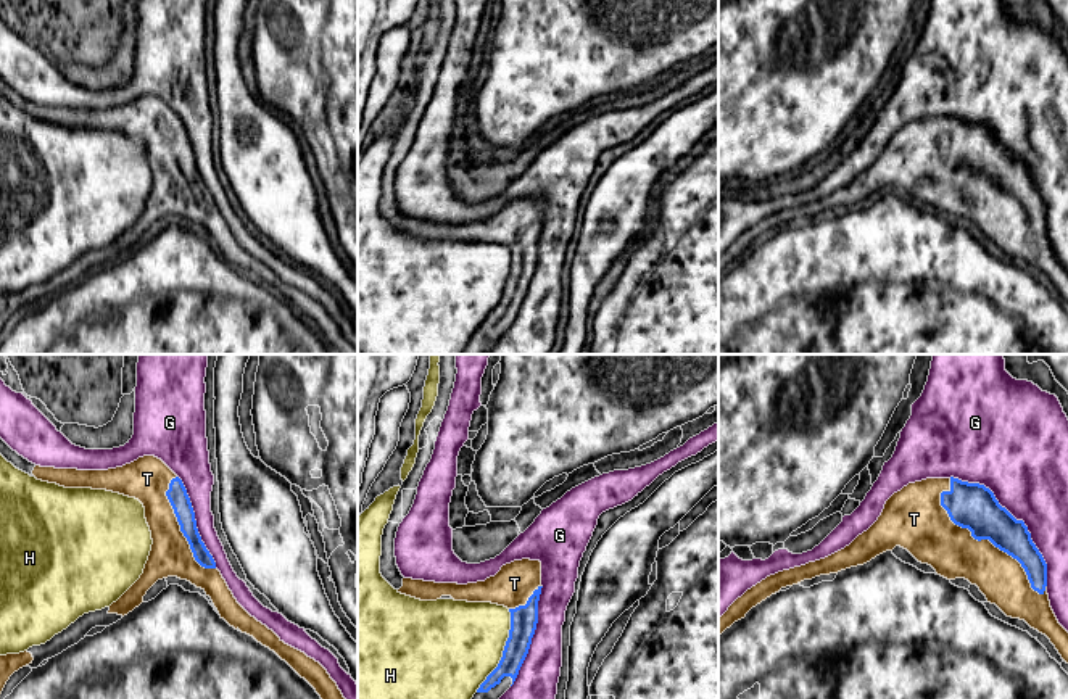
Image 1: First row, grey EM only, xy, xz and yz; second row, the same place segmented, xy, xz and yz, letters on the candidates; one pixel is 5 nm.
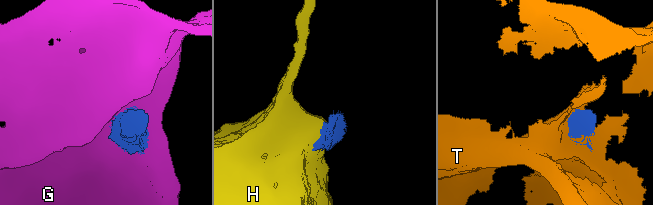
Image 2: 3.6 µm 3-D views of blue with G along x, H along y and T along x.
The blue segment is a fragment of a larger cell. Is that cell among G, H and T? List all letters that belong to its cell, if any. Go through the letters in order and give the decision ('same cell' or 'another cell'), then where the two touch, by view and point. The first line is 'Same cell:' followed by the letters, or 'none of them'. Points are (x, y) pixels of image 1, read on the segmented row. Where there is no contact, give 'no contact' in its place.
Same cell: T
G: another cell | yz (1015, 519)
H: another cell | xz (503, 651)
T: same cell | yz (981, 538)

